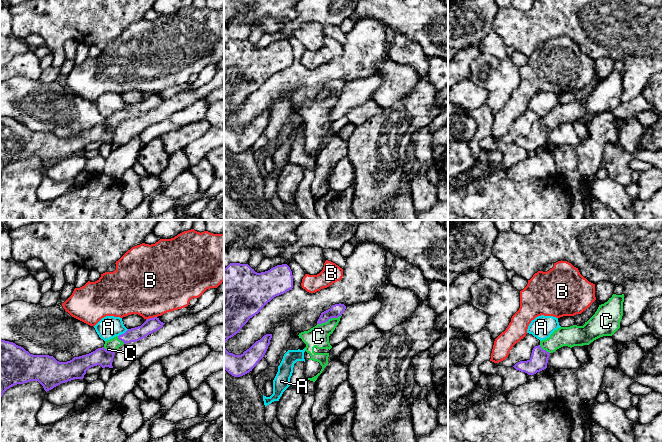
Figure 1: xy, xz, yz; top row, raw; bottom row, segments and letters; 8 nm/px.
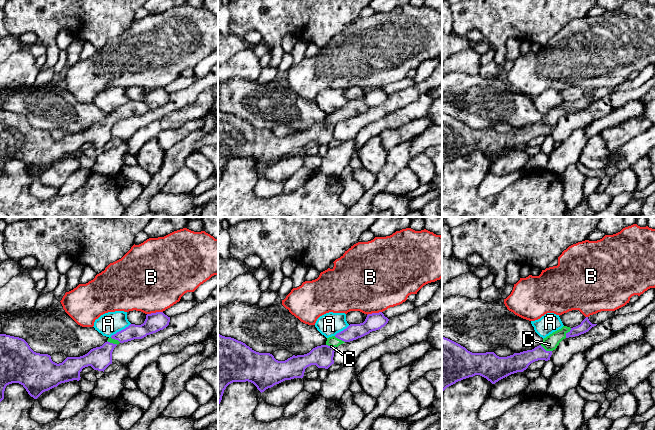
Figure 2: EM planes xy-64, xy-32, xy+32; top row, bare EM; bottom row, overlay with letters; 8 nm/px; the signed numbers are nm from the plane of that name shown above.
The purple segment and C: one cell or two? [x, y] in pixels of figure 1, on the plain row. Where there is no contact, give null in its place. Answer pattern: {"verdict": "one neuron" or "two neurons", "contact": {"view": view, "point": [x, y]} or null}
{"verdict": "one neuron", "contact": {"view": "xz", "point": [329, 94]}}

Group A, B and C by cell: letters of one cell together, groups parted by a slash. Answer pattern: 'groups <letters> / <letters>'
groups A / B / C

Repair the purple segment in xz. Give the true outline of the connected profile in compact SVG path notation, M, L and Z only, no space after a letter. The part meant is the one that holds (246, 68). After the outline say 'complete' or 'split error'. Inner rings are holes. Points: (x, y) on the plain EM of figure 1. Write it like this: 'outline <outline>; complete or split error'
outline M230 39L224 45L224 145L234 153L243 152L258 140L264 133L272 110L264 111L241 131L229 129L225 124L226 117L236 111L250 94L274 73L293 64L293 51L287 40L277 41L268 47L257 49L248 40Z; complete

